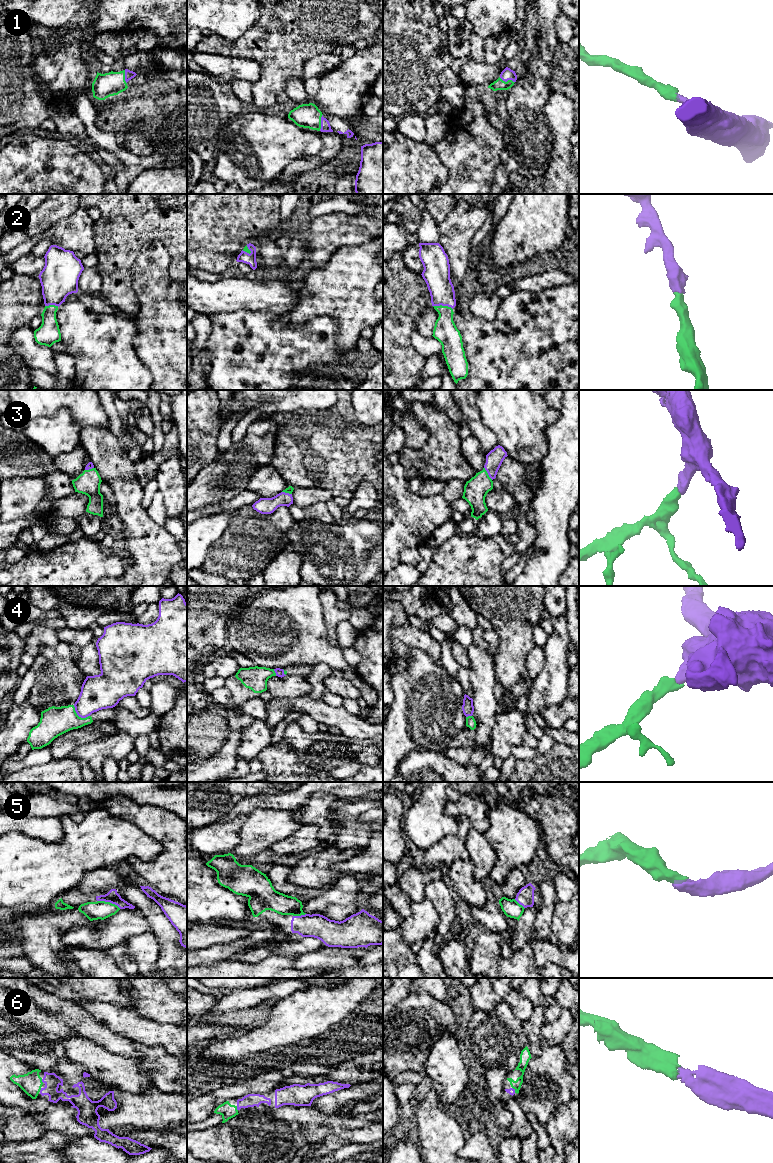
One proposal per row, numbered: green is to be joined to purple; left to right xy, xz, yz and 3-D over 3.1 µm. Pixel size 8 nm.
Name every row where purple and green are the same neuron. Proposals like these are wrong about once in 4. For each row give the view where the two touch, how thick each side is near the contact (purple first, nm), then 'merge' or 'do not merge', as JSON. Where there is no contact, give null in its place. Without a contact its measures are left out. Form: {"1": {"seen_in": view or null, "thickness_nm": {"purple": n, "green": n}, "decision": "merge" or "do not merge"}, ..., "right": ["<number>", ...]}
{"1": {"seen_in": "xz", "thickness_nm": {"purple": 80, "green": 190}, "decision": "merge"}, "2": {"seen_in": "yz", "thickness_nm": {"purple": 200, "green": 190}, "decision": "merge"}, "3": {"seen_in": "yz", "thickness_nm": {"purple": 140, "green": 190}, "decision": "merge"}, "4": {"seen_in": "xy", "thickness_nm": {"purple": 280, "green": 240}, "decision": "do not merge"}, "5": {"seen_in": "xy", "thickness_nm": {"purple": 100, "green": 140}, "decision": "merge"}, "6": {"seen_in": "xz", "thickness_nm": {"purple": 110, "green": 120}, "decision": "merge"}, "right": ["1", "2", "3", "5", "6"]}

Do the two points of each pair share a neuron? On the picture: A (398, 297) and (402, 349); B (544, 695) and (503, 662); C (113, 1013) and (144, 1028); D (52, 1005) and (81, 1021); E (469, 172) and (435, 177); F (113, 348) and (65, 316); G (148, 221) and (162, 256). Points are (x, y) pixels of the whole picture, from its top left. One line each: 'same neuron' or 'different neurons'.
A: same neuron
B: different neurons
C: same neuron
D: same neuron
E: different neurons
F: same neuron
G: different neurons

